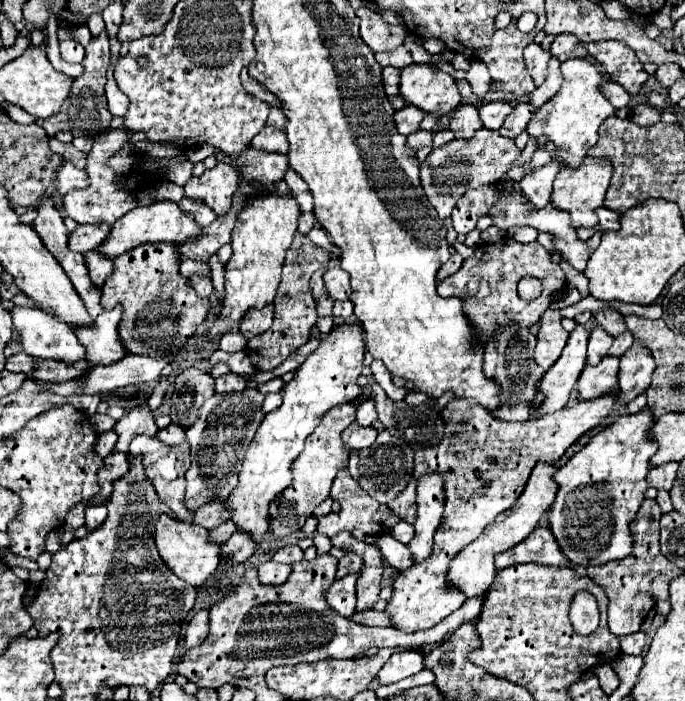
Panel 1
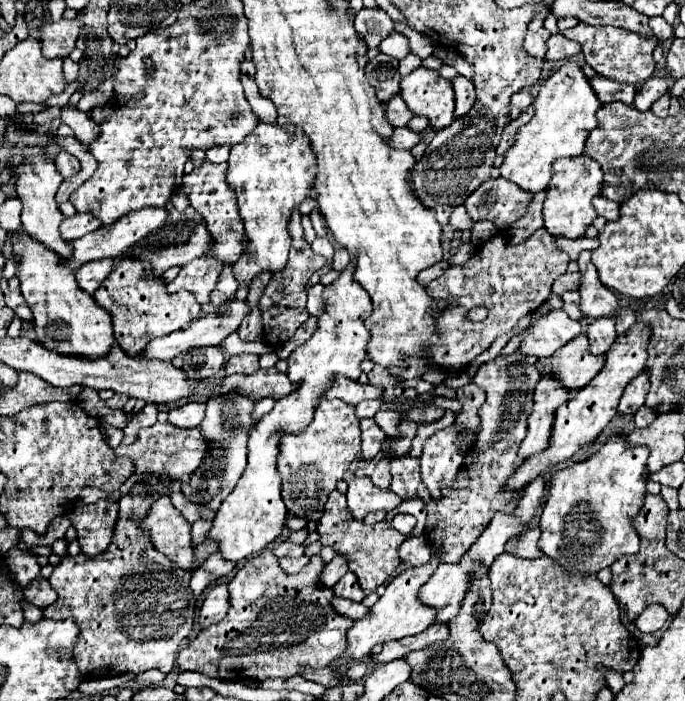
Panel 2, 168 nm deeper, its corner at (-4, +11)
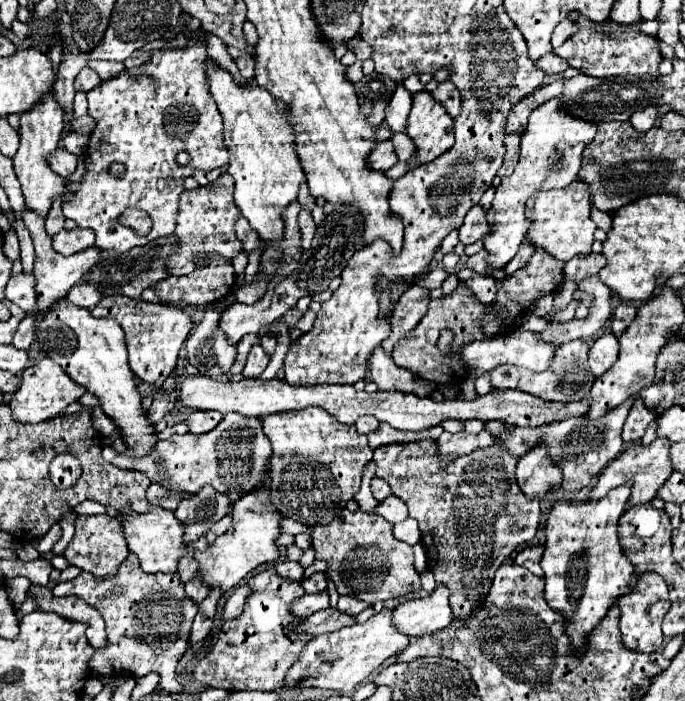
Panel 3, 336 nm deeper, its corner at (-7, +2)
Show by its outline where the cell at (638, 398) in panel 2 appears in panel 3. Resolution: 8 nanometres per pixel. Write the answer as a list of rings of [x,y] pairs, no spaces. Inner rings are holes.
[[[640,400],[634,402],[626,422],[624,422],[624,430],[622,430],[622,440],[624,442],[636,442],[644,436],[646,428],[650,422],[656,420],[656,414],[652,414]]]

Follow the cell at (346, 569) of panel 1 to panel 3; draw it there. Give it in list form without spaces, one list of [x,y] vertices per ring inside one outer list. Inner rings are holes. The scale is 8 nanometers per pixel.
[[[304,594],[302,598],[294,600],[290,606],[290,614],[294,618],[308,618],[310,614],[328,608],[328,594]]]

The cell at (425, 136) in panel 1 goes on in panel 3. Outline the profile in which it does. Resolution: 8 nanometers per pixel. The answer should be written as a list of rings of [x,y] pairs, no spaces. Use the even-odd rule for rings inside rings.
[[[386,140],[386,142],[376,144],[376,146],[370,150],[366,162],[368,162],[368,166],[370,166],[372,170],[388,170],[388,168],[392,168],[392,166],[398,162],[398,158],[396,158],[396,154],[394,154],[392,140]]]

